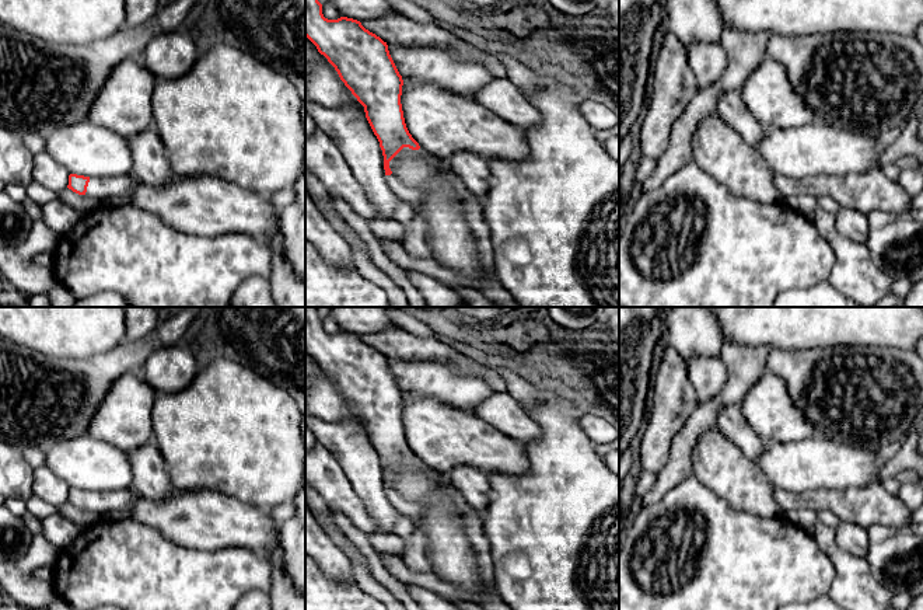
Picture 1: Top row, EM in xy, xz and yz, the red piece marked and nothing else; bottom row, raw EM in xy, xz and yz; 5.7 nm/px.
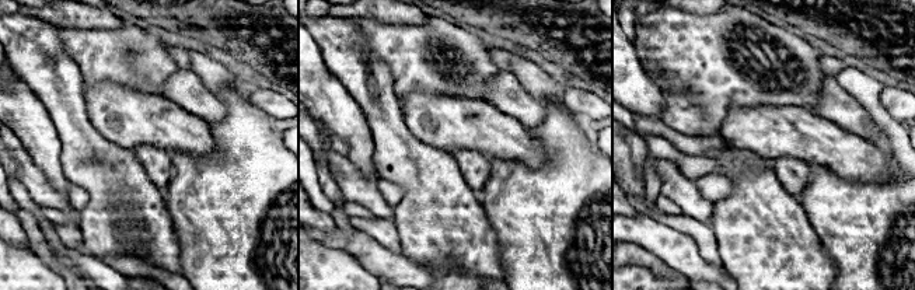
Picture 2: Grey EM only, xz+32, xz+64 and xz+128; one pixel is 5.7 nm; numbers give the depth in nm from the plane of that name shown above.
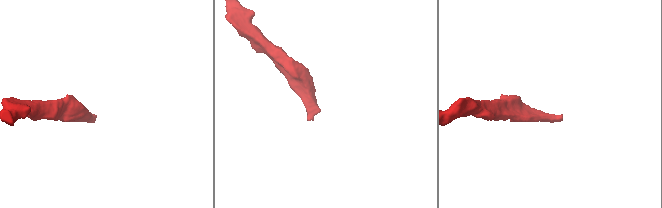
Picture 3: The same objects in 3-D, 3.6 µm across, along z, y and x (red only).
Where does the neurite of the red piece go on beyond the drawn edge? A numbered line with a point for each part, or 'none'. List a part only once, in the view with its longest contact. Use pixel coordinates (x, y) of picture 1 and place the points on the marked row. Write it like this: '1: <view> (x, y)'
1: xy (101, 188)

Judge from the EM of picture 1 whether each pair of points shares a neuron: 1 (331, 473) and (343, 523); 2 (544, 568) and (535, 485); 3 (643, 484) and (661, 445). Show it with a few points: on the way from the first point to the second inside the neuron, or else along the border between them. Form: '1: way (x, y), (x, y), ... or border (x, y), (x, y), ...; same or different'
1: border (329, 509), (342, 512), (364, 533); different
2: way (544, 547), (544, 506); same
3: border (642, 469), (656, 474); different

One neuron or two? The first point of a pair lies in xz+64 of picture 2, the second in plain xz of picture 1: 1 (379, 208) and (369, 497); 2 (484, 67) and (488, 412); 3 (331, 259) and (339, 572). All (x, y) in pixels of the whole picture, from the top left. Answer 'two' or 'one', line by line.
1: two
2: two
3: two

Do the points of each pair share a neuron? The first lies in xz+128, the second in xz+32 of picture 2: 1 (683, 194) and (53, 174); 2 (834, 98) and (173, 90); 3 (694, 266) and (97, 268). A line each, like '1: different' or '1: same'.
1: different
2: same
3: same

